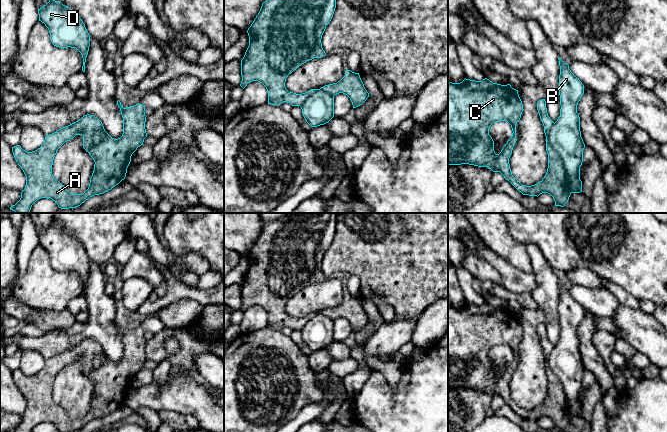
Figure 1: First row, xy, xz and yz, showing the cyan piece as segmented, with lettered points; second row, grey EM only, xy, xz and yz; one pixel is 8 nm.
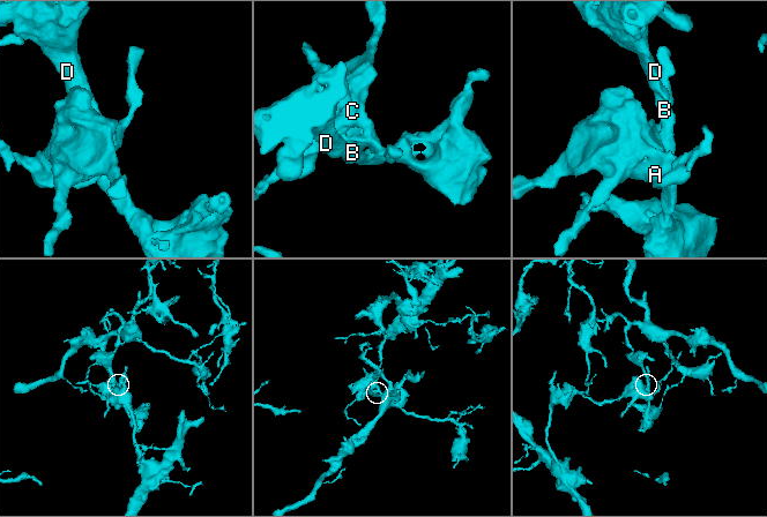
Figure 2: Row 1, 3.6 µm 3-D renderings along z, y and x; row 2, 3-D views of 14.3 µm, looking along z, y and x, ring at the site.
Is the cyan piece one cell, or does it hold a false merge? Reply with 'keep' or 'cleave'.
cleave

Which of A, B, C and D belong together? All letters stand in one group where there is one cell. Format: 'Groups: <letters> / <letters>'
Groups: A C / B D

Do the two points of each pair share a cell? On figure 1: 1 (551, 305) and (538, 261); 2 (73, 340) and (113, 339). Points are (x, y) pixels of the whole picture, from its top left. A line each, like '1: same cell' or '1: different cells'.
1: same cell
2: same cell

